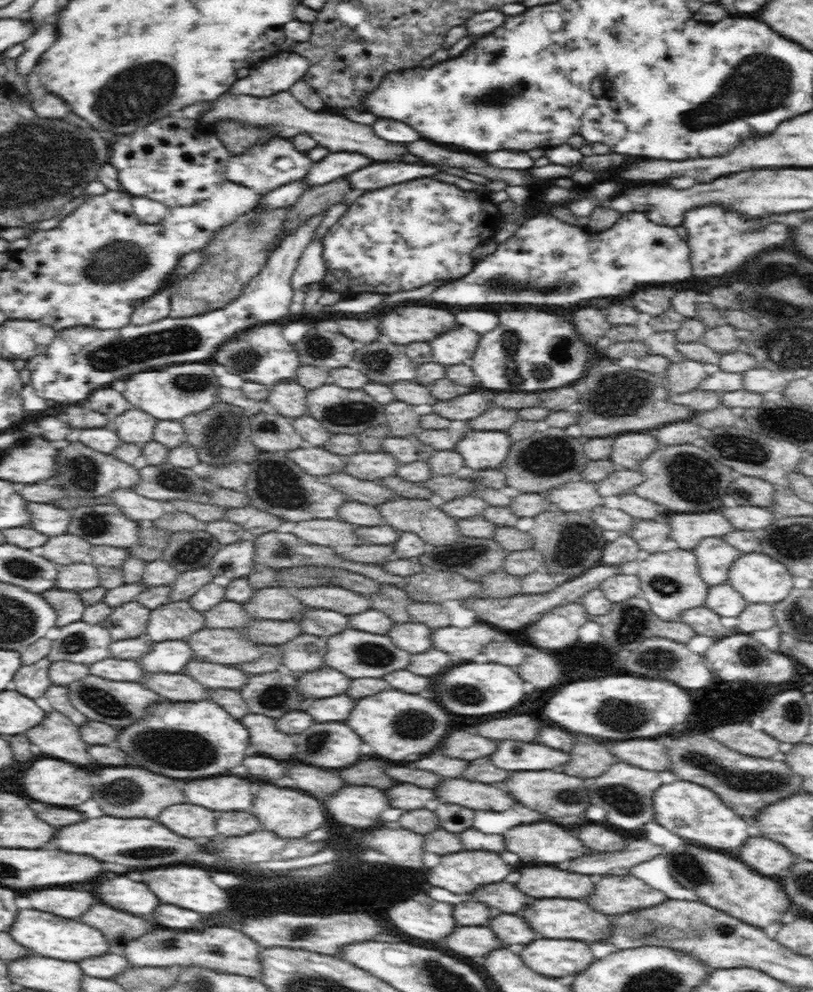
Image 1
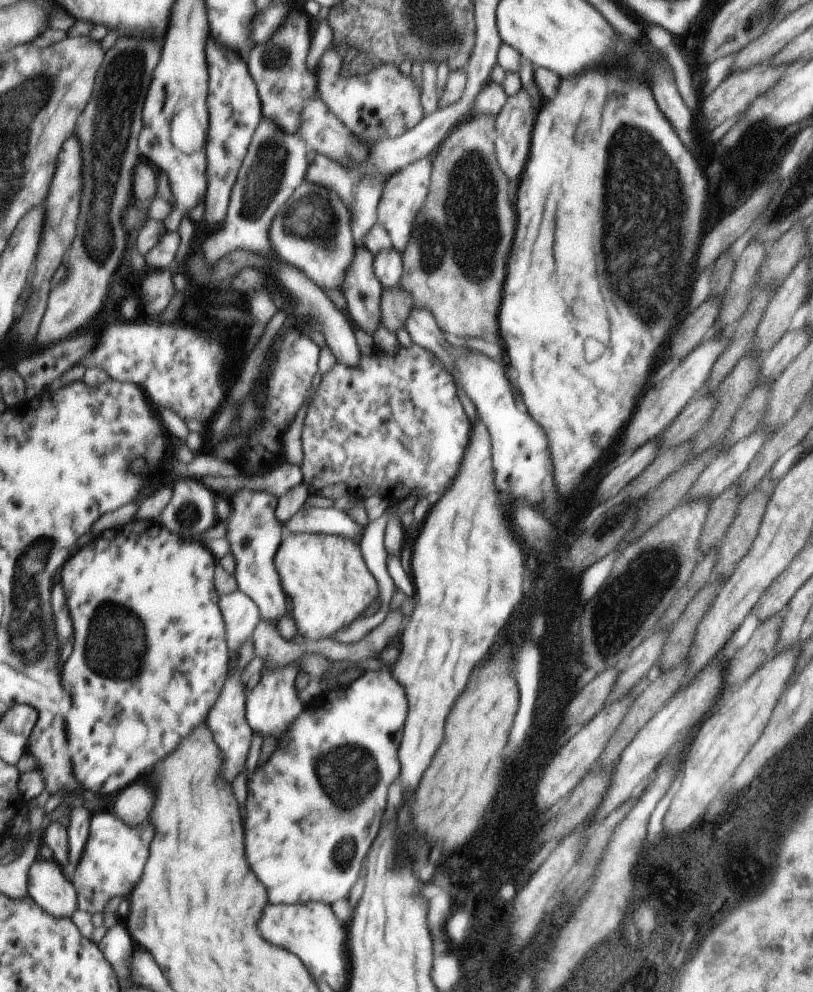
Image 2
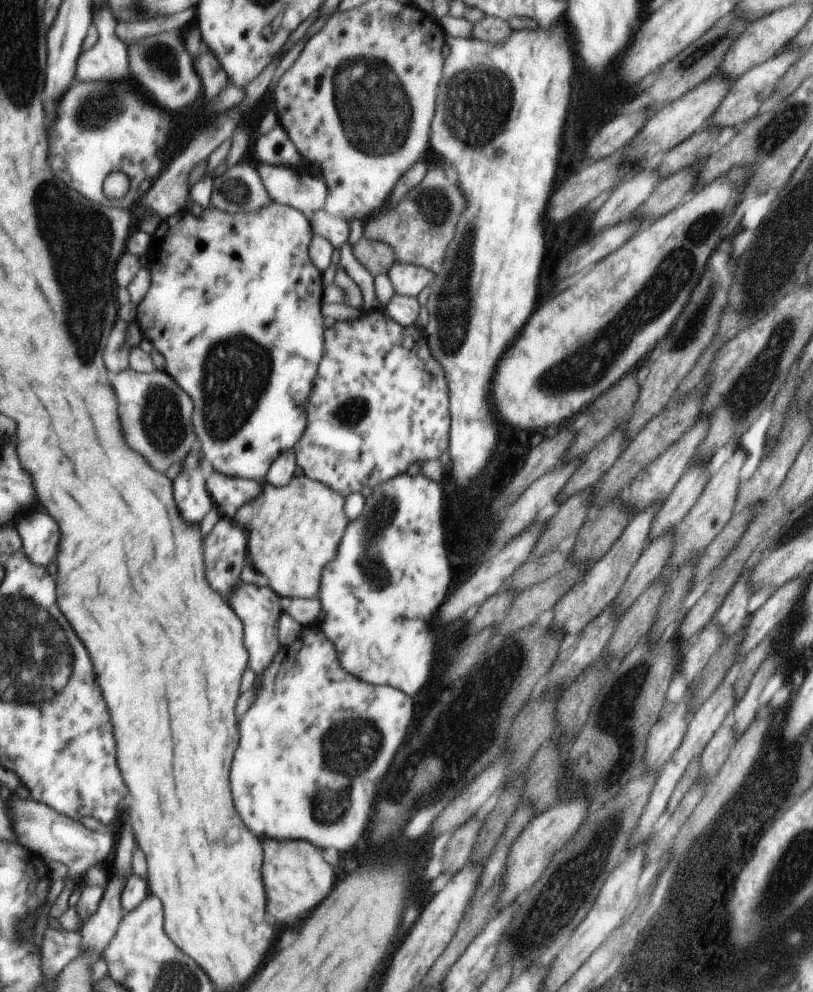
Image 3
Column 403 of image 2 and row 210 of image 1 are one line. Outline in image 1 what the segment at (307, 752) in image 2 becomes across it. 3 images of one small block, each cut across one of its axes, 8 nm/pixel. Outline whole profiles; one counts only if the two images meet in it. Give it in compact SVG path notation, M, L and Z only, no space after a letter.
M700 208L688 212L684 226L690 232L690 236L686 236L686 243L690 247L691 273L696 276L722 276L740 268L742 264L758 256L762 250L780 246L788 240L788 228L784 224L772 224L764 232L756 234L742 234L742 230L752 224L754 222L736 218L734 214L726 214L718 208Z

